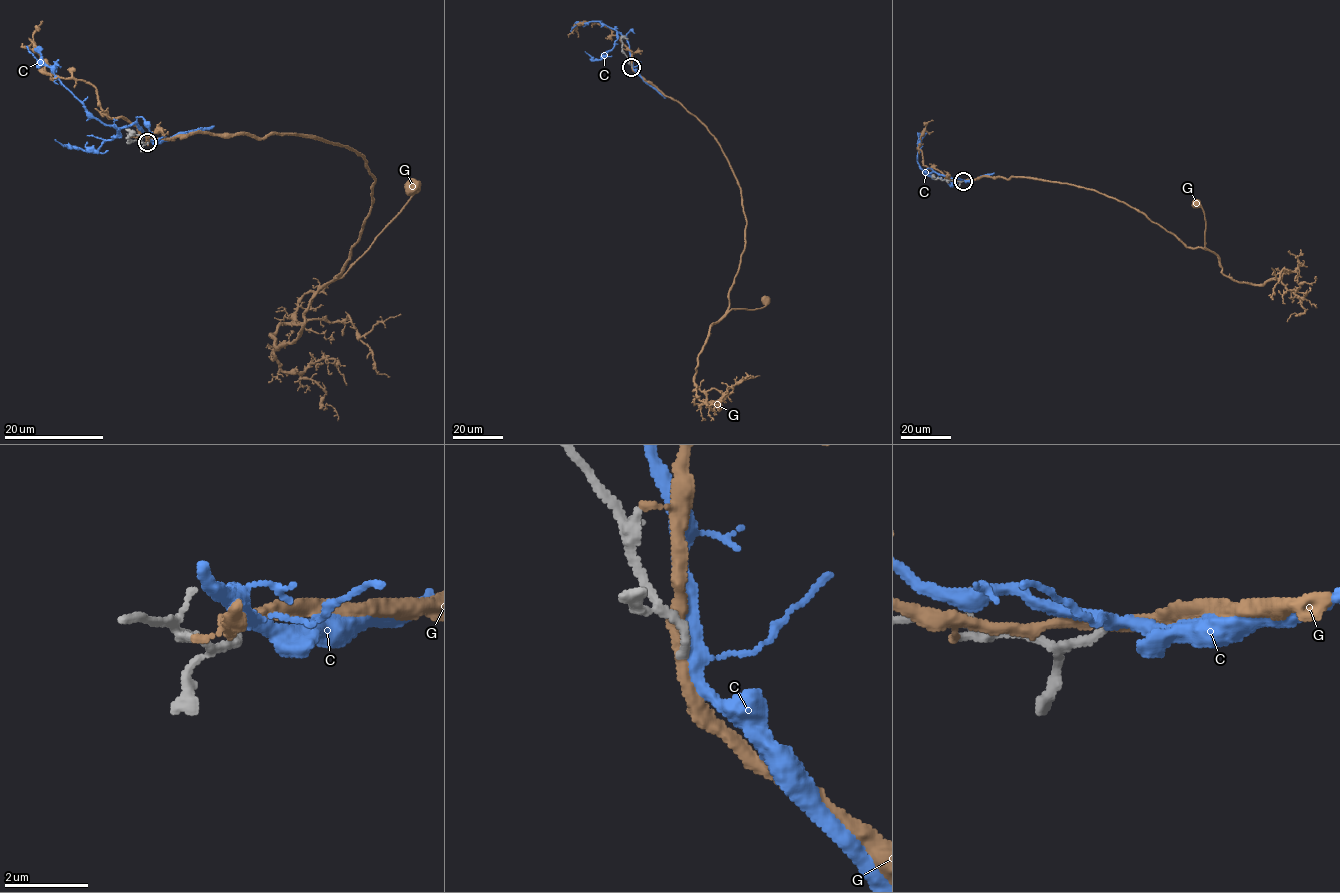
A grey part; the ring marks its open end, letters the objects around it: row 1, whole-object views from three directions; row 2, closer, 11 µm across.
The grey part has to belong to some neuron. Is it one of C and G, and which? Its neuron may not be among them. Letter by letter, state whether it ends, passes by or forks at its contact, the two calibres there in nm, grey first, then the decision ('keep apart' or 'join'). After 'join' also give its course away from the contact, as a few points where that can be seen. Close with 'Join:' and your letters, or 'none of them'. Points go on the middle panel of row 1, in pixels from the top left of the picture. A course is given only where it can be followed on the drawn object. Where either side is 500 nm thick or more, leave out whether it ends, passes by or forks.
C: it forks there; 200 nm thick on the grey side, 280 nm on the other; keep apart
G: it passes by; 200 nm thick on the grey side, 280 nm on the other; keep apart
Join: none of them

